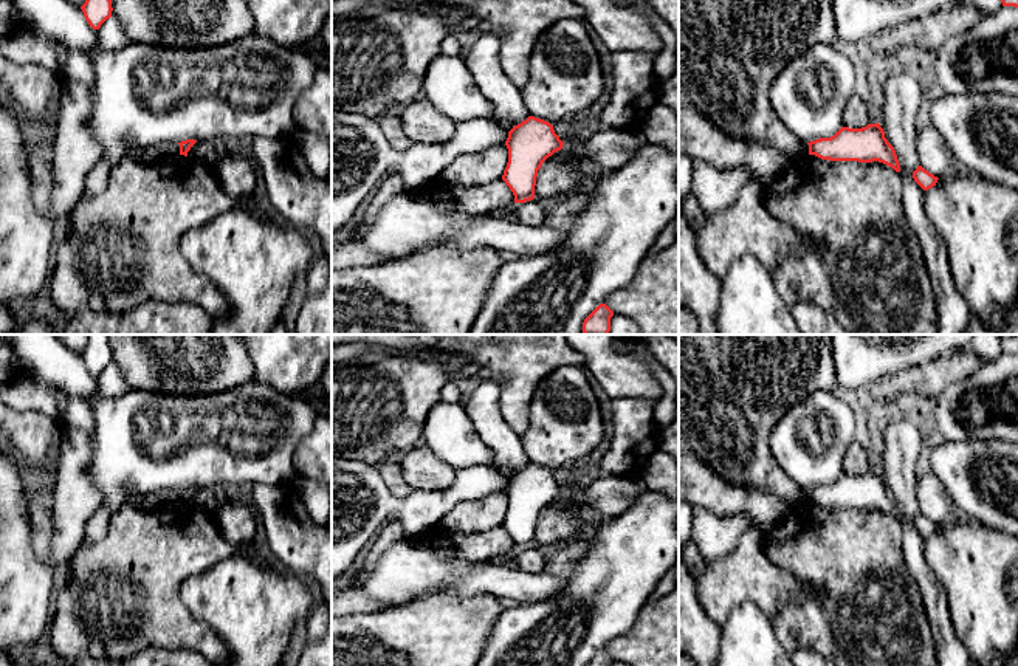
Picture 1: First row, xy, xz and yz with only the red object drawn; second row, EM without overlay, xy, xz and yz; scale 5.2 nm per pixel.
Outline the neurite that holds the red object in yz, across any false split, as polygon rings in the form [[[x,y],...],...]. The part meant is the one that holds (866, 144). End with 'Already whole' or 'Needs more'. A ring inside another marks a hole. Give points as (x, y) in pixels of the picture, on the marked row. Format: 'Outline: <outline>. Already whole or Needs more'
Outline: [[[868,124],[862,129],[841,127],[831,138],[820,138],[809,144],[809,155],[815,155],[829,161],[879,161],[896,172],[900,172],[900,164],[894,147],[885,138],[880,124]]]. Already whole

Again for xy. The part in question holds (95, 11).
Outline: [[[85,0],[81,6],[85,20],[93,29],[99,29],[101,25],[112,17],[112,0]]]. Already whole

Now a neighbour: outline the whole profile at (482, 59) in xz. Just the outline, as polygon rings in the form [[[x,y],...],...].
[[[480,33],[473,46],[465,51],[463,59],[477,88],[493,102],[494,116],[518,125],[530,115],[521,90],[502,71],[499,51],[500,39],[491,33]]]

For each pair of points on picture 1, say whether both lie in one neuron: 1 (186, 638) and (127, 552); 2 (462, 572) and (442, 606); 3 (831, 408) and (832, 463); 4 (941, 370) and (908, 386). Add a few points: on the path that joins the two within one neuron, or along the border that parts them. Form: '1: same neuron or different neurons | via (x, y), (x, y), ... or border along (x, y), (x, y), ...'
1: same neuron | via (165, 617), (143, 595), (143, 583), (135, 573)
2: different neurons | border along (487, 593), (431, 593), (414, 601)
3: same neuron | via (840, 422), (840, 445), (837, 449)
4: same neuron | via (933, 377), (916, 384)

